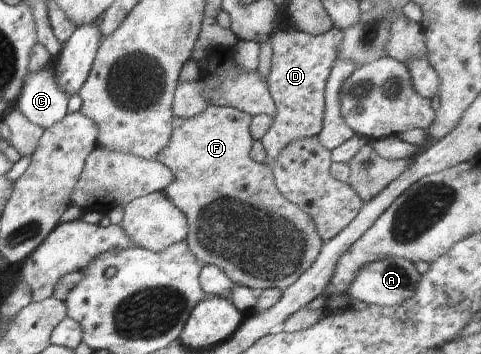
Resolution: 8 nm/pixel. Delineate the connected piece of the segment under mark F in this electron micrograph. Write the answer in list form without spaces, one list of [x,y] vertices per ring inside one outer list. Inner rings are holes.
[[[212,104],[194,118],[173,117],[170,142],[157,155],[157,160],[174,173],[174,180],[163,192],[185,214],[188,230],[185,241],[201,264],[216,265],[238,285],[283,291],[296,282],[316,260],[323,240],[314,219],[280,194],[272,168],[266,163],[257,163],[250,156],[250,147],[254,142],[250,123],[249,114],[234,107]]]

